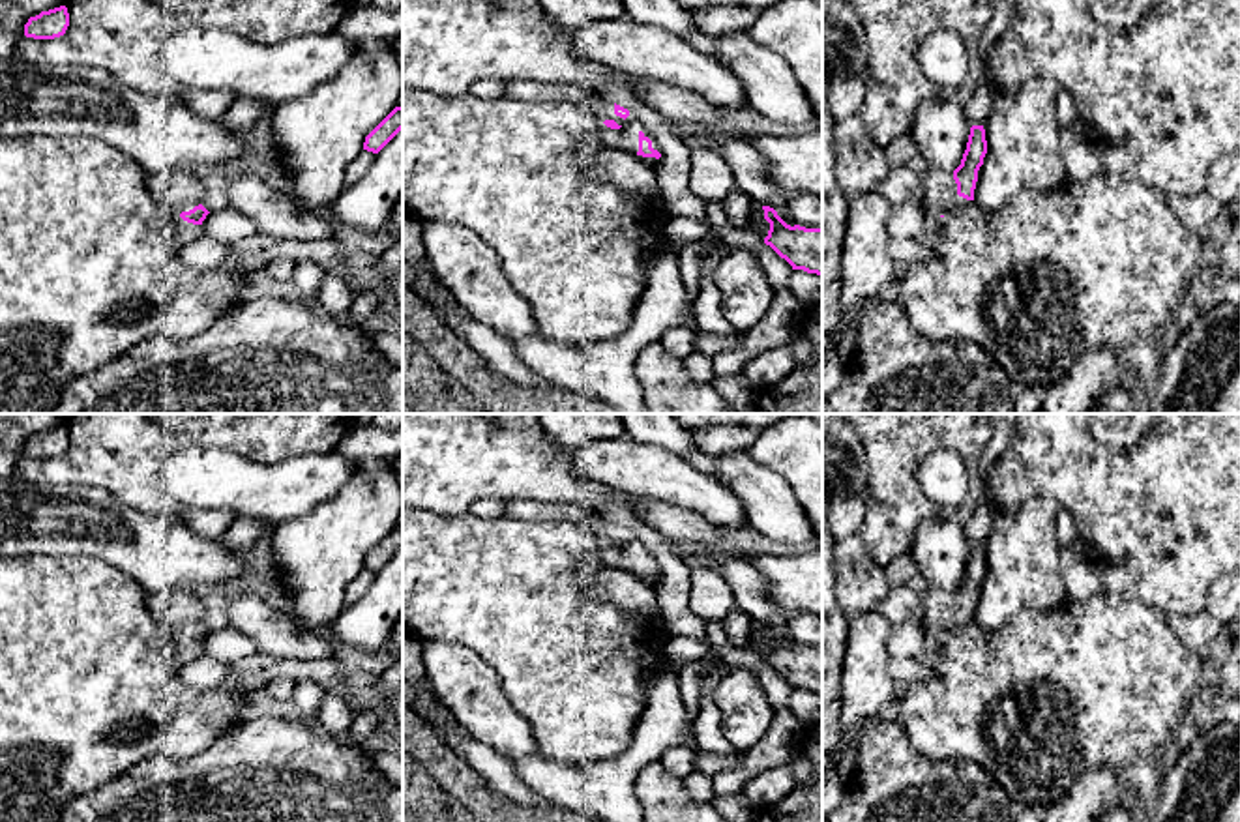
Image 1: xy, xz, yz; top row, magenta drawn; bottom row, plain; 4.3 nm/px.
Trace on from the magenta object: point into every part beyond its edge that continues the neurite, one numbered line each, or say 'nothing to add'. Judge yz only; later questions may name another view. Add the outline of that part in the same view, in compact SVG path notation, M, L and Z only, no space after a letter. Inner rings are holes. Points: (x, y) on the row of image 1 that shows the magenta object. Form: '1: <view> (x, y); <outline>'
1: yz (939, 188); M925 169L922 172L925 225L918 236L923 245L933 245L940 234L942 215L953 208L967 204L967 198L957 195L953 172Z

